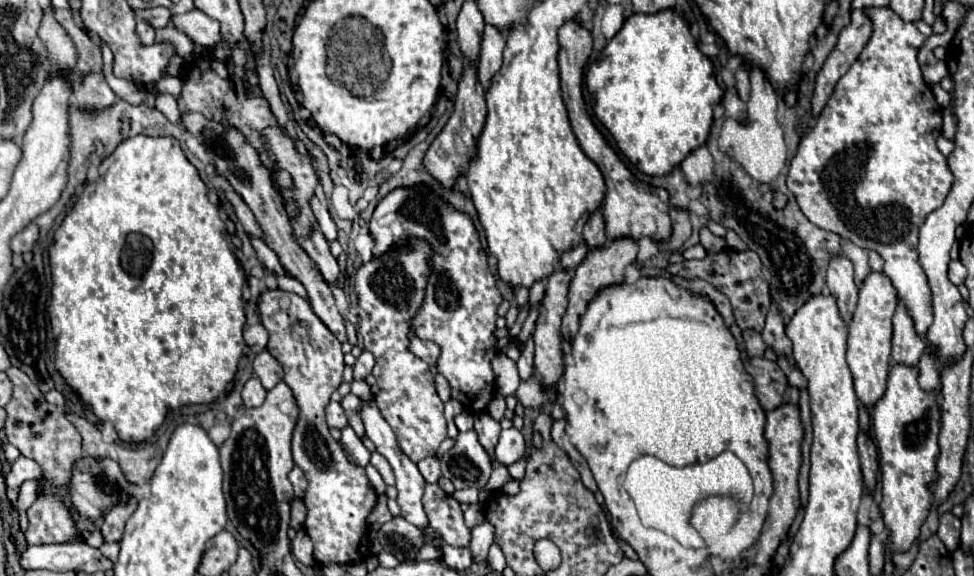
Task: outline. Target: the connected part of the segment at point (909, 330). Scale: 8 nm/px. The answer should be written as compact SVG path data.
M897 298L897 308L893 314L893 352L891 352L893 360L891 362L917 366L917 362L925 350L927 350L927 344L915 332L913 318L909 316L905 302L901 298Z

